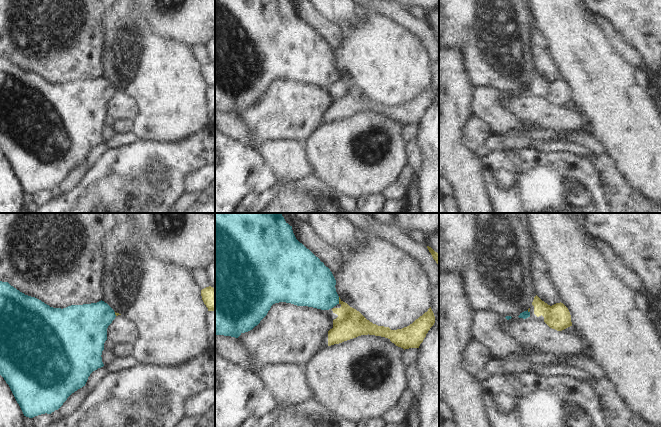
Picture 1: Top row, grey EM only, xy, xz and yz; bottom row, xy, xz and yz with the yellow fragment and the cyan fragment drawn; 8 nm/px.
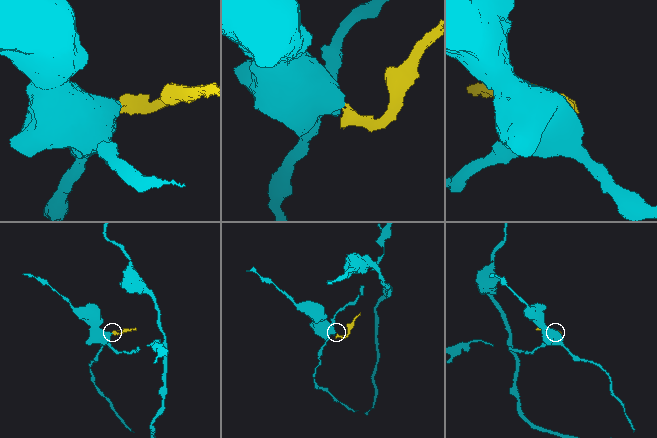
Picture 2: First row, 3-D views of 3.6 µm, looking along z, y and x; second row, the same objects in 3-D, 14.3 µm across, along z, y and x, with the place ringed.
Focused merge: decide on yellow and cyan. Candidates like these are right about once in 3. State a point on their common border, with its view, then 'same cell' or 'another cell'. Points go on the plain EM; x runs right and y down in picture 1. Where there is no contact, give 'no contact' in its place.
meets yellow in xz at (339, 76); another cell

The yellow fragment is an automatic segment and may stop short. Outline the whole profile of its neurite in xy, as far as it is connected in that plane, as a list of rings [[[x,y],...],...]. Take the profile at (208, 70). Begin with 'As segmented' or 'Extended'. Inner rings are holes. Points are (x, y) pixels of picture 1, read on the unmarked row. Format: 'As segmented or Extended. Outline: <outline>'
As segmented. Outline: [[[211,62],[201,66],[201,72],[208,87],[215,87],[215,65]]]

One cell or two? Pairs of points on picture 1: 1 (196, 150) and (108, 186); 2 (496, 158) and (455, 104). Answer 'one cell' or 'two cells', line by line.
1: one cell
2: two cells

